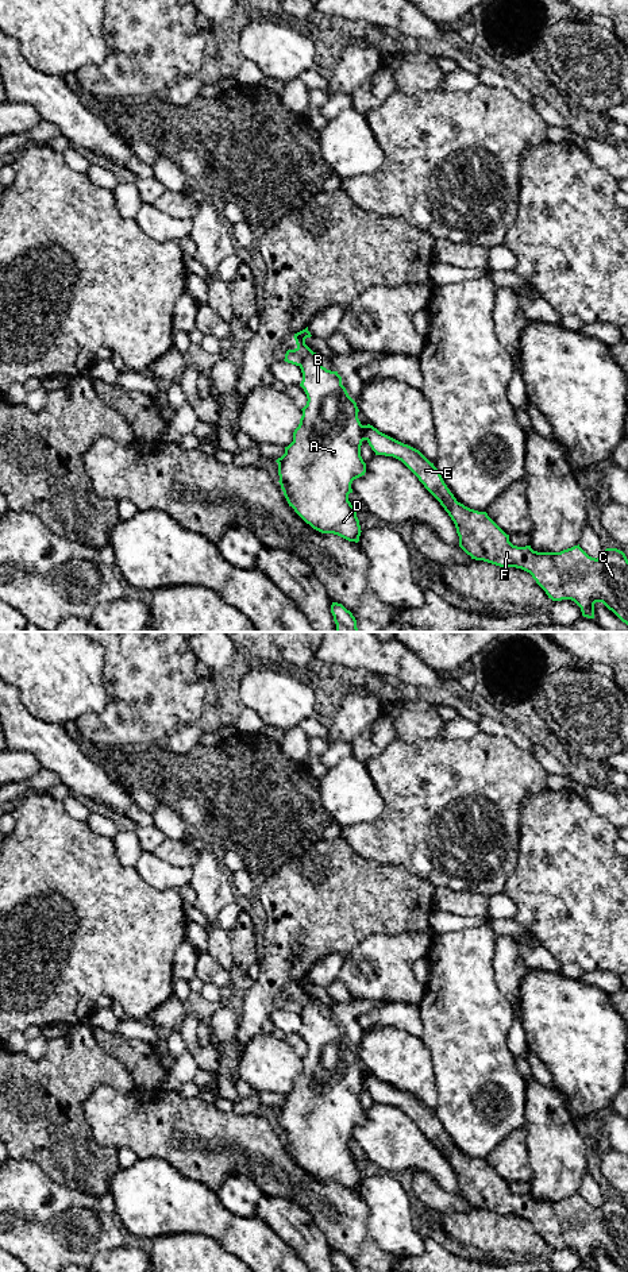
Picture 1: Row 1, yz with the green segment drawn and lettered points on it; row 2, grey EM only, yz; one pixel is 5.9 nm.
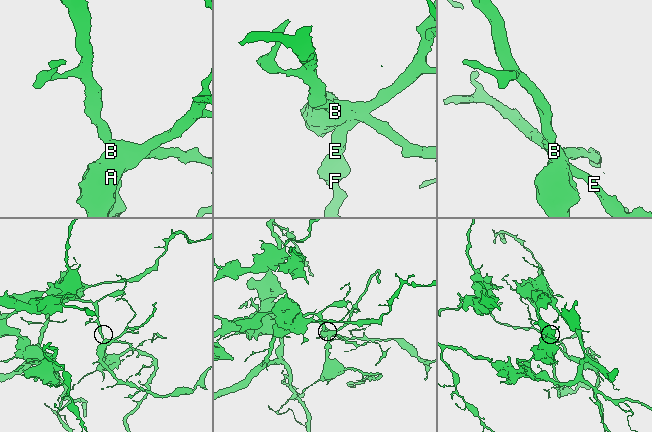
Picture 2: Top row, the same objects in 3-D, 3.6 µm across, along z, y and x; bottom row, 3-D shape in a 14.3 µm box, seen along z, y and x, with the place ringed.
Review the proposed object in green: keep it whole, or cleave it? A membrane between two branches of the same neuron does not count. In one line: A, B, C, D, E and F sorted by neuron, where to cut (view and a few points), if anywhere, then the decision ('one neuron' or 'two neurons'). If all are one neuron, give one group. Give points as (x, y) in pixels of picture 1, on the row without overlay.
A B D / C E F | yz (296, 997), (303, 1003), (300, 1014) | two neurons

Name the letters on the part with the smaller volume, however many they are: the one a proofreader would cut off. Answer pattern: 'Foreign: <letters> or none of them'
Foreign: C, E, F

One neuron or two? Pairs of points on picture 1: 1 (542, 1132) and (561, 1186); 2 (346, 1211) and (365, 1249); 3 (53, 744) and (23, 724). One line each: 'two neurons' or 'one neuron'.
1: one neuron
2: one neuron
3: one neuron

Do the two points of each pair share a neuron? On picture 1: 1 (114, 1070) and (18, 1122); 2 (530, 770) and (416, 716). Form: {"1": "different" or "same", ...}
{"1": "same", "2": "different"}

